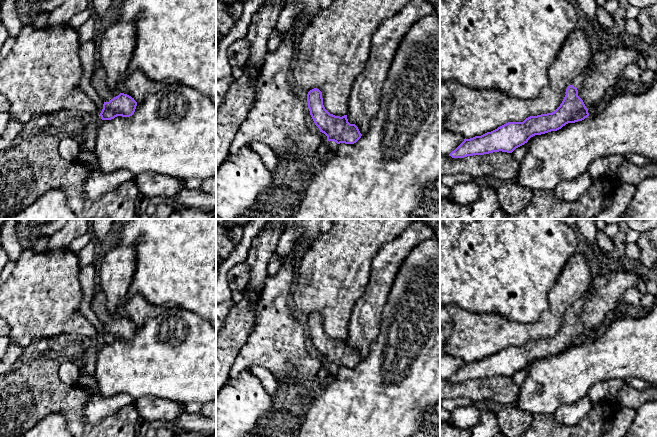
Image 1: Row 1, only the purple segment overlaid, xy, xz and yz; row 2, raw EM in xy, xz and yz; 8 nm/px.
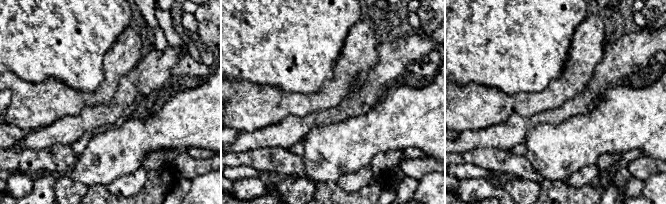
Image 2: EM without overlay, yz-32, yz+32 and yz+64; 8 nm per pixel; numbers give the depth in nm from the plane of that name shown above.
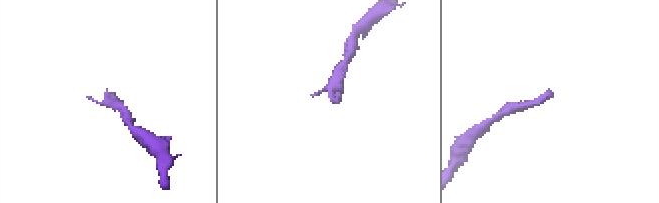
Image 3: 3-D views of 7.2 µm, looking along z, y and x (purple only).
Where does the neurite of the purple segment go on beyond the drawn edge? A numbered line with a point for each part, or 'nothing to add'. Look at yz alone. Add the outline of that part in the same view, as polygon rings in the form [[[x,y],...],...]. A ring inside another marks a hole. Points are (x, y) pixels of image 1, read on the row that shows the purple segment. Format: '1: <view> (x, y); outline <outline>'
1: yz (593, 84); outline [[[629,45],[607,51],[595,49],[591,67],[572,83],[588,110],[598,105],[607,91],[619,81],[624,69],[636,64],[639,56],[646,57],[640,49]]]

